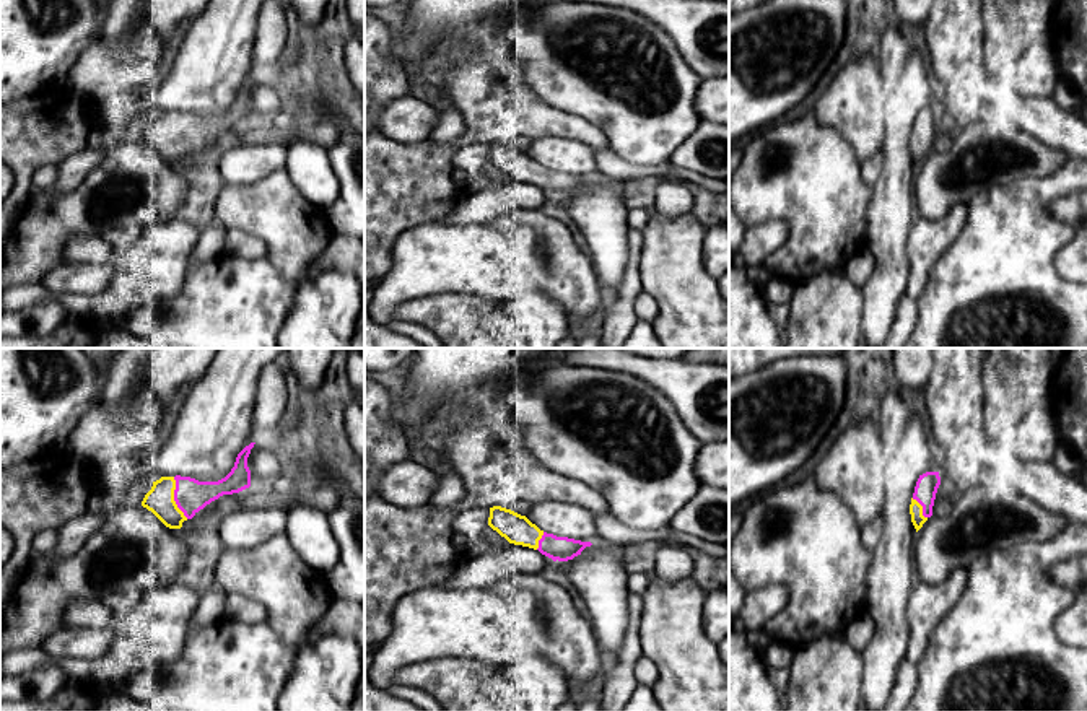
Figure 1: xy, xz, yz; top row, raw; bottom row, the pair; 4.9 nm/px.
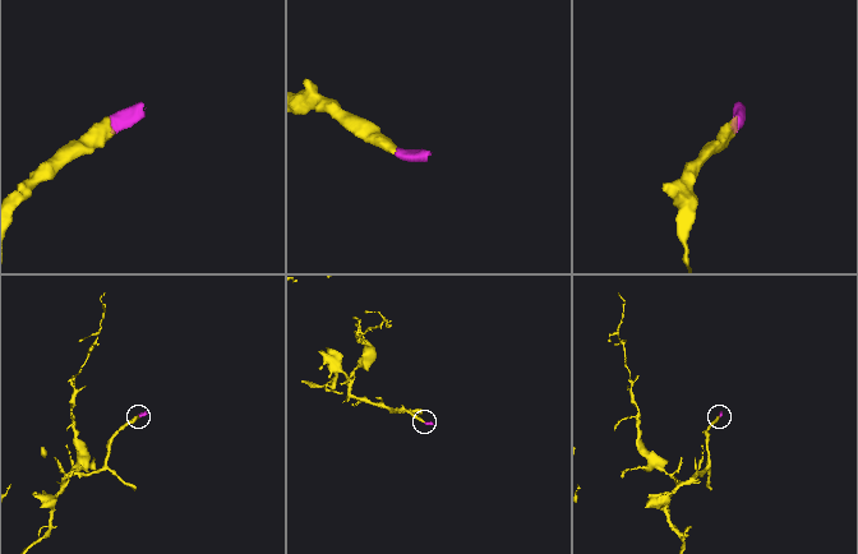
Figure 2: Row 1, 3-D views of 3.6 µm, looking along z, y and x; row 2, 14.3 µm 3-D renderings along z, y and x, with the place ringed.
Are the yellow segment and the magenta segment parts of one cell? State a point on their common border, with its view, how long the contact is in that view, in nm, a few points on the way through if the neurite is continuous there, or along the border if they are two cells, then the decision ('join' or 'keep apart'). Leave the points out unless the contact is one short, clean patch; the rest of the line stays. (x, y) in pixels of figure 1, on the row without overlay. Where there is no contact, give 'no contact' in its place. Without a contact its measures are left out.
contact xy (173, 134); length 220 nm; join

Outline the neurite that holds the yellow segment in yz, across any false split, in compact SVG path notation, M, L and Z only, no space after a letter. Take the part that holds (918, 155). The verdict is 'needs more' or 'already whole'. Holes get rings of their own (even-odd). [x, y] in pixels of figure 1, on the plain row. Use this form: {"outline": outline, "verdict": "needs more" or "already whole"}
{"outline": "M926 107L919 111L910 140L911 158L916 168L932 151L932 142L937 124L941 120L939 107Z", "verdict": "needs more"}

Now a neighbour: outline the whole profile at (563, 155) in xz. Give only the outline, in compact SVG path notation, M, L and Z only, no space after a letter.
M573 138L534 140L529 156L540 166L557 172L568 172L581 177L597 177L597 159L594 150Z

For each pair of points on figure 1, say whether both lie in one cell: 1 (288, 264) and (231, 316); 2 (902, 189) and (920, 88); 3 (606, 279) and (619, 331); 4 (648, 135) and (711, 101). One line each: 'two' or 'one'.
1: two
2: one
3: two
4: two

